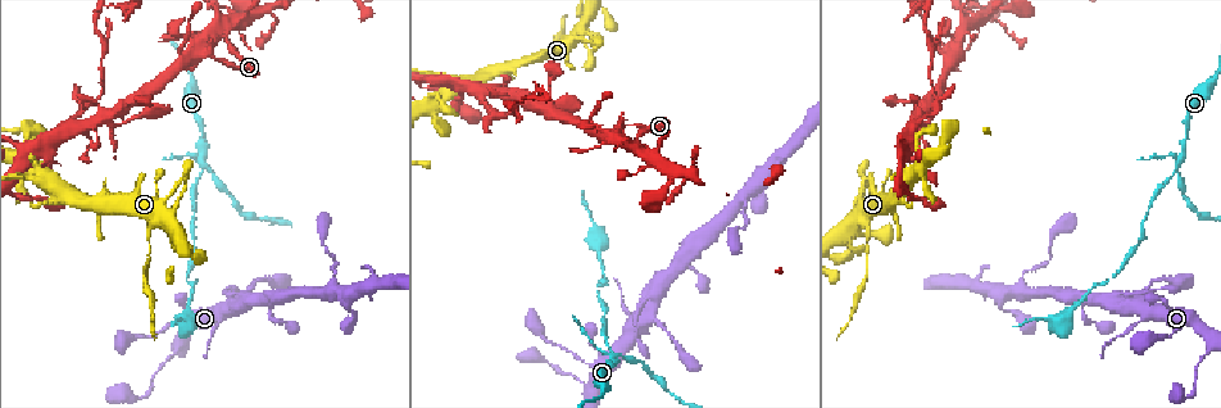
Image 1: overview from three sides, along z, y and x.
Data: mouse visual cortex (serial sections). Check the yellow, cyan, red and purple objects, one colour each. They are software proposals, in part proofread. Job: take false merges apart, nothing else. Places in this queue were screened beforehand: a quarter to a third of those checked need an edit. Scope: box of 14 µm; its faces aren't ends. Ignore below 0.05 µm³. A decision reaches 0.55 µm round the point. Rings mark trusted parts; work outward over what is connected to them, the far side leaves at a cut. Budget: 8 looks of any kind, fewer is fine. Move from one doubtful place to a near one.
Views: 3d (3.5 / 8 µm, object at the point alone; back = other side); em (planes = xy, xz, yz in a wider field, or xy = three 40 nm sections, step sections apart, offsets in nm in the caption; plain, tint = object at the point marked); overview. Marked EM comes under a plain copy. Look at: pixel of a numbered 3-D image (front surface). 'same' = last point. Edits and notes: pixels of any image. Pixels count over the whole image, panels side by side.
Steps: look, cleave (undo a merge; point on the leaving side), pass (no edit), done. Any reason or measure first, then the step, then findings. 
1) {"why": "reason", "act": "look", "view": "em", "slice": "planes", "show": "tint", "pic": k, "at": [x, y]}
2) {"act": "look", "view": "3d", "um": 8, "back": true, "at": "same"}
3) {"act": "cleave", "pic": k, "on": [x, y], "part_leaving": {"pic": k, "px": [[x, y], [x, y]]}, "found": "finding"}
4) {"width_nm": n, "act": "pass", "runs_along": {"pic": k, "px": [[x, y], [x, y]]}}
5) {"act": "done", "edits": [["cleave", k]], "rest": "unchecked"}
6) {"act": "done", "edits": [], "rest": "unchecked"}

{"why": "a narrow waist", "act": "look", "view": "3d", "um": 3.5, "back": true, "pic": 1, "at": [222, 31]}

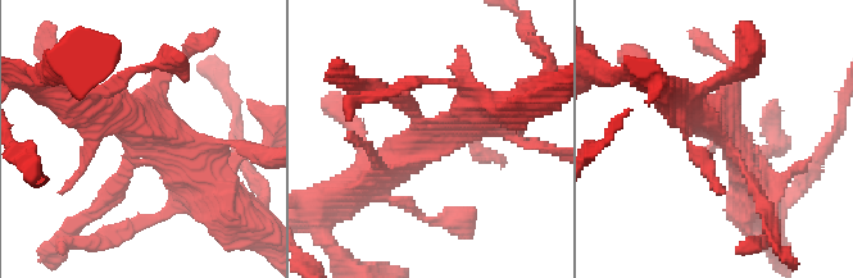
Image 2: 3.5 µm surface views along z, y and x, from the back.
{"arms": 4, "arm_widths_nm": [150, 200, 350, 350], "why": "now the EM", "act": "look", "view": "em", "slice": "planes", "show": "tint", "pic": 2, "at": [140, 142]}

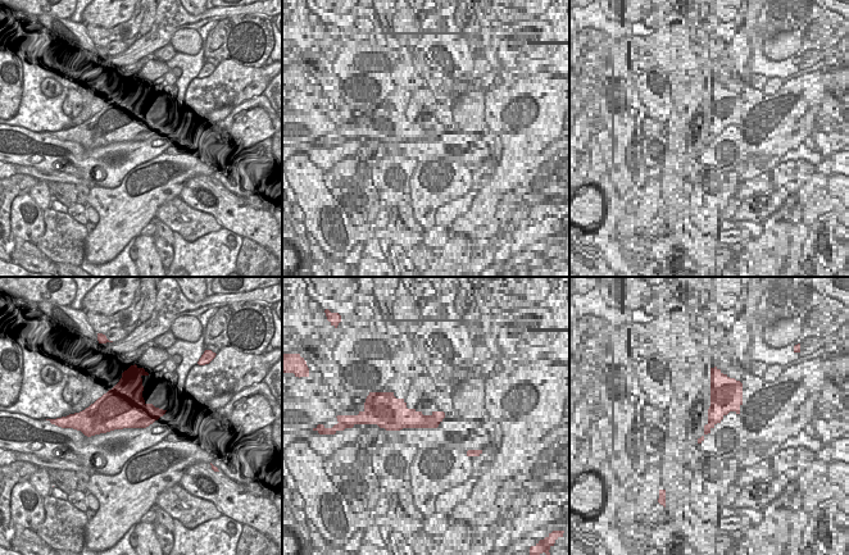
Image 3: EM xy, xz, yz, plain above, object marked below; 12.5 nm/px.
{"act": "pass", "runs_along": {"pic": 2, "px": [[99, 206], [150, 131], [200, 167]]}, "found": "continuous, no second cell"}

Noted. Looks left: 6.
{"why": "four arms meet", "act": "look", "view": "em", "slice": "xy", "step": 3, "show": "tint", "pic": 1, "at": [679, 169]}

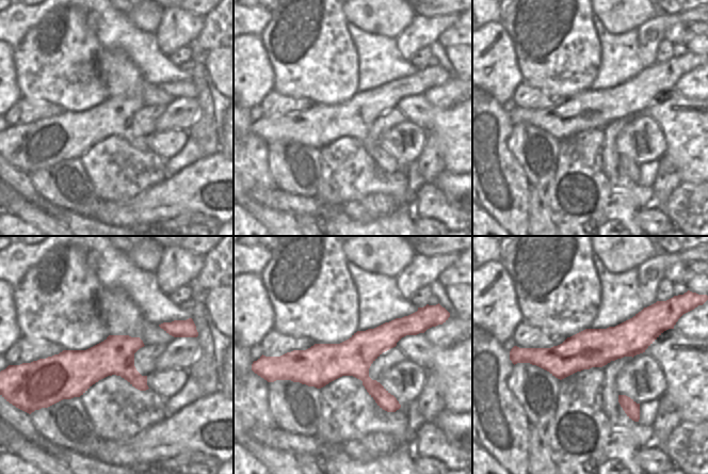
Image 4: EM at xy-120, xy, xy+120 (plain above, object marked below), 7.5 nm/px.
{"act": "look", "view": "3d", "um": 3.5, "at": "same"}

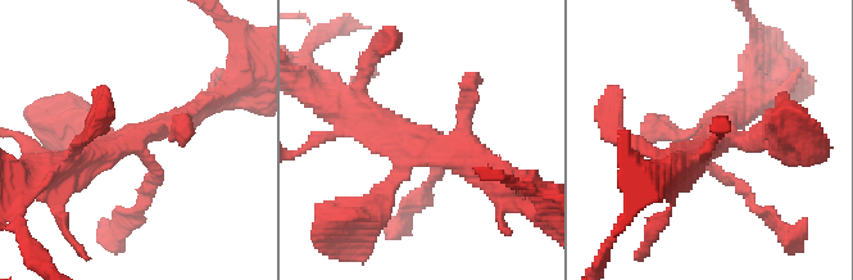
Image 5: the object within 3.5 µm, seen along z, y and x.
{"act": "pass", "runs_along": {"pic": 4, "px": [[418, 329], [283, 364]]}, "found": "continuous, no second cell"}

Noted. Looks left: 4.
{"act": "look", "view": "3d", "um": 3.5, "pic": 1, "at": [1177, 163]}

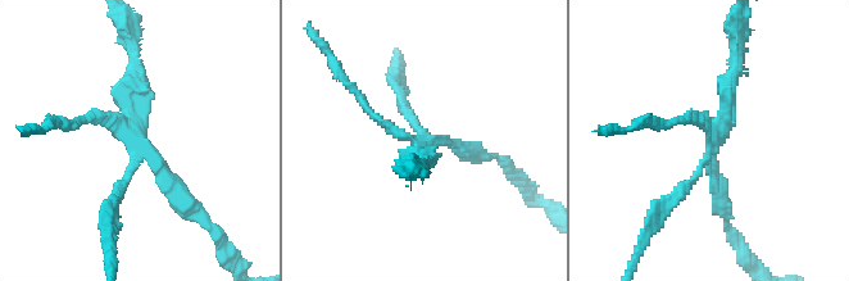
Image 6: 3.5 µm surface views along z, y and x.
{"act": "look", "view": "em", "slice": "xy", "step": 1, "show": "tint", "pic": 6, "at": [137, 144]}

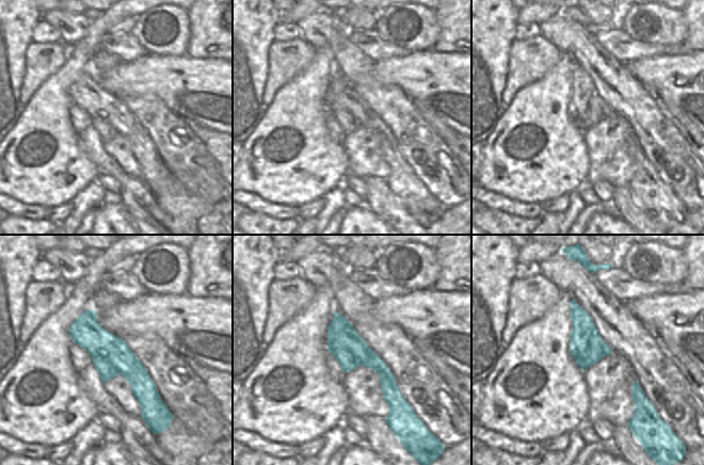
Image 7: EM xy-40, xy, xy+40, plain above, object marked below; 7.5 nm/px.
{"act": "cleave", "pic": 6, "on": [180, 189], "border": {"pic": 7, "px": [[352, 329], [351, 351], [357, 365]]}, "found": "a second cell is stuck on"}

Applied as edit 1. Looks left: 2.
{"act": "done", "edits": [["cleave", 6]], "rest": "unchecked"}

